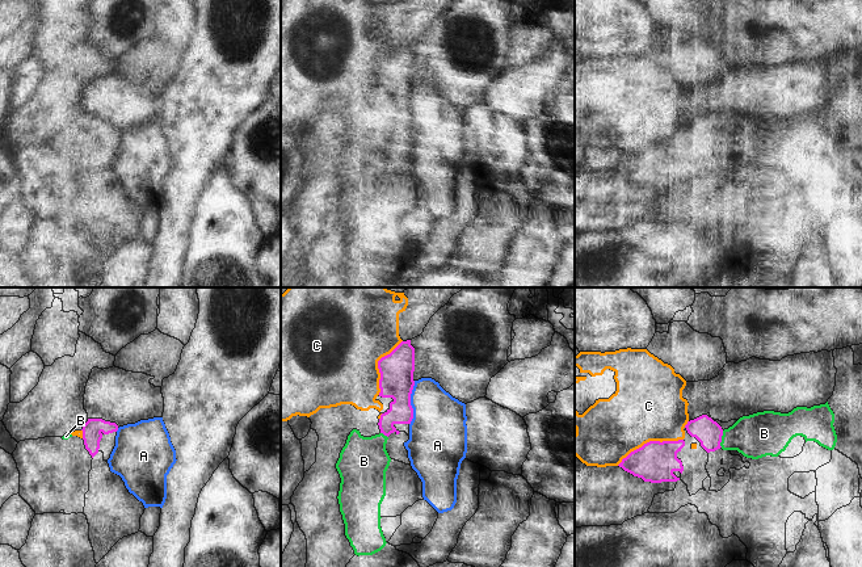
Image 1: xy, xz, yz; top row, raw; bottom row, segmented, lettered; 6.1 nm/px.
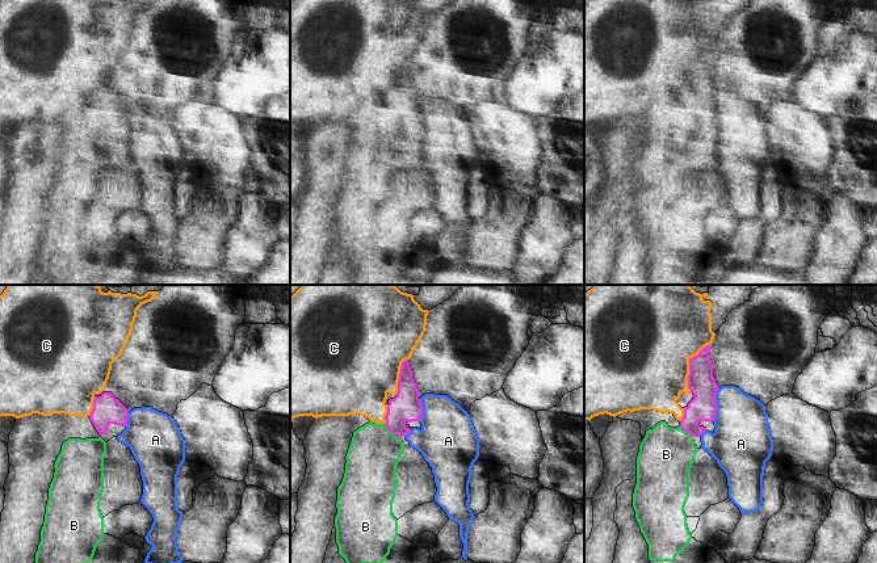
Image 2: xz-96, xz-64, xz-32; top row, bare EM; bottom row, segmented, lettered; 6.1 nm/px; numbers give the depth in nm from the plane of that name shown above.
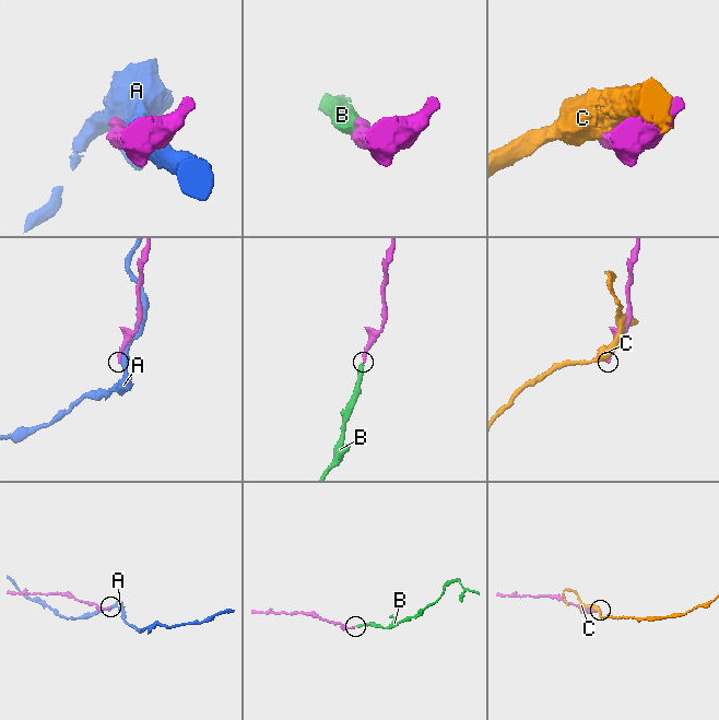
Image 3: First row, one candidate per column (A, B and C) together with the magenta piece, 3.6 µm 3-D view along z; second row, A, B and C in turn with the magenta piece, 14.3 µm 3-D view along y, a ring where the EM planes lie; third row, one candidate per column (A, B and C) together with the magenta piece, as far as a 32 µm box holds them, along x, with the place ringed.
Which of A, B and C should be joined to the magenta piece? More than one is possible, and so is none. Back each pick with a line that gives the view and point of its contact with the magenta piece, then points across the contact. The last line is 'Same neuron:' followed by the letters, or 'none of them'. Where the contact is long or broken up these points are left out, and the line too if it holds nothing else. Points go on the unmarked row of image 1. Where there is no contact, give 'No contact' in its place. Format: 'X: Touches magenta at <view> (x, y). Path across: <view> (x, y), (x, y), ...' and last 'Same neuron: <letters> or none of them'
B: Touches magenta at yz (720, 145). Path across: yz (705, 135), (713, 143), (720, 145), (759, 141)
Same neuron: B

